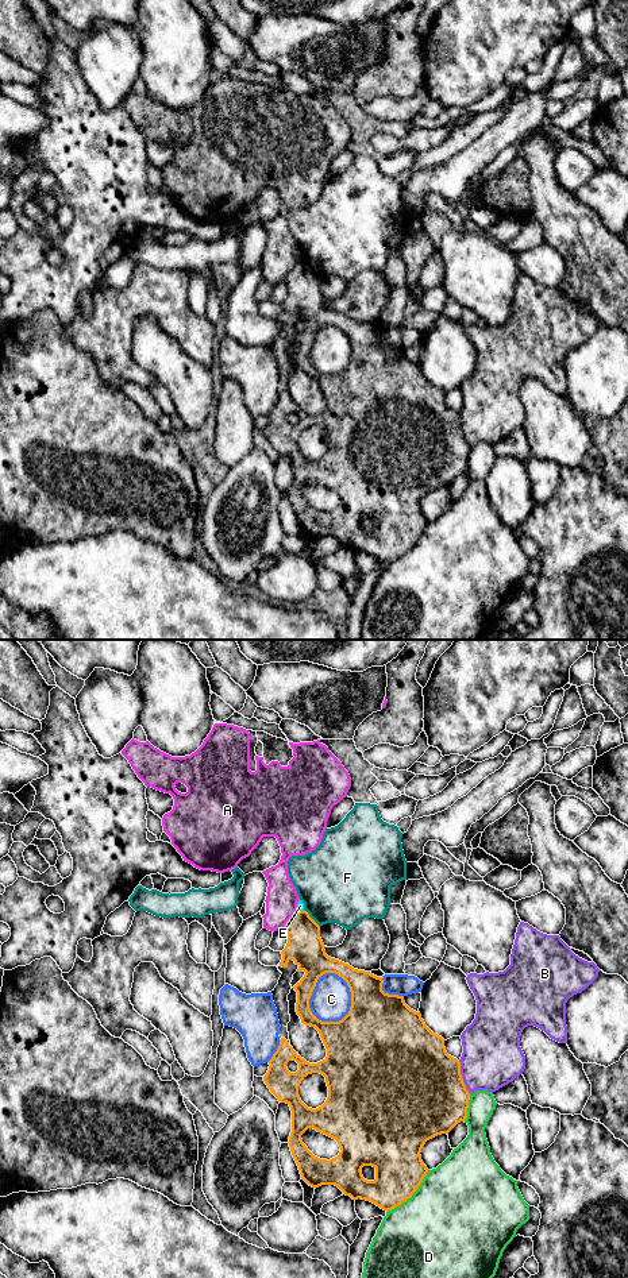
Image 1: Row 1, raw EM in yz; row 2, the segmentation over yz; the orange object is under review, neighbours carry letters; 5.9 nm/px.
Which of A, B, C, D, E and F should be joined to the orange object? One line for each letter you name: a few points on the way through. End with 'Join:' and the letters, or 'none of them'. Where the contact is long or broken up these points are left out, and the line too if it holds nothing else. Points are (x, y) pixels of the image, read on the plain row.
Join: none of them

